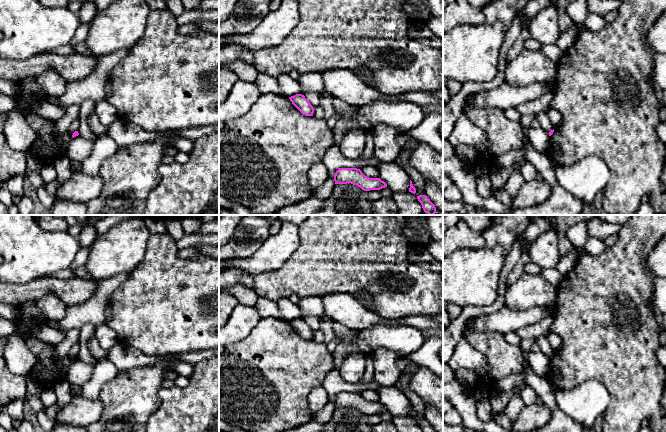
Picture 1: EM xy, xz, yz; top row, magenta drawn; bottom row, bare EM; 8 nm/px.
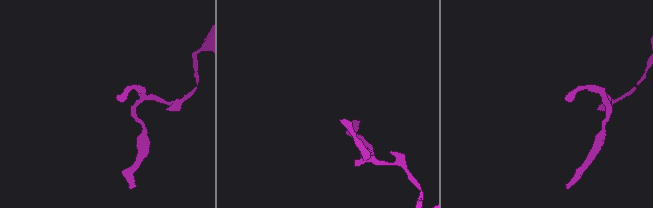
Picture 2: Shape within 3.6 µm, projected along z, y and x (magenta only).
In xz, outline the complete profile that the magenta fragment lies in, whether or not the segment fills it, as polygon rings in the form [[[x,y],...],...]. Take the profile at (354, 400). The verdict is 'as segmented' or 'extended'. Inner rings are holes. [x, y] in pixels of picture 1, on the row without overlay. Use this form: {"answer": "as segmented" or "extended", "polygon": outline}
{"answer": "as segmented", "polygon": [[[339,392],[334,399],[335,408],[354,408],[364,415],[380,414],[387,408],[380,402],[369,402],[357,392]]]}

